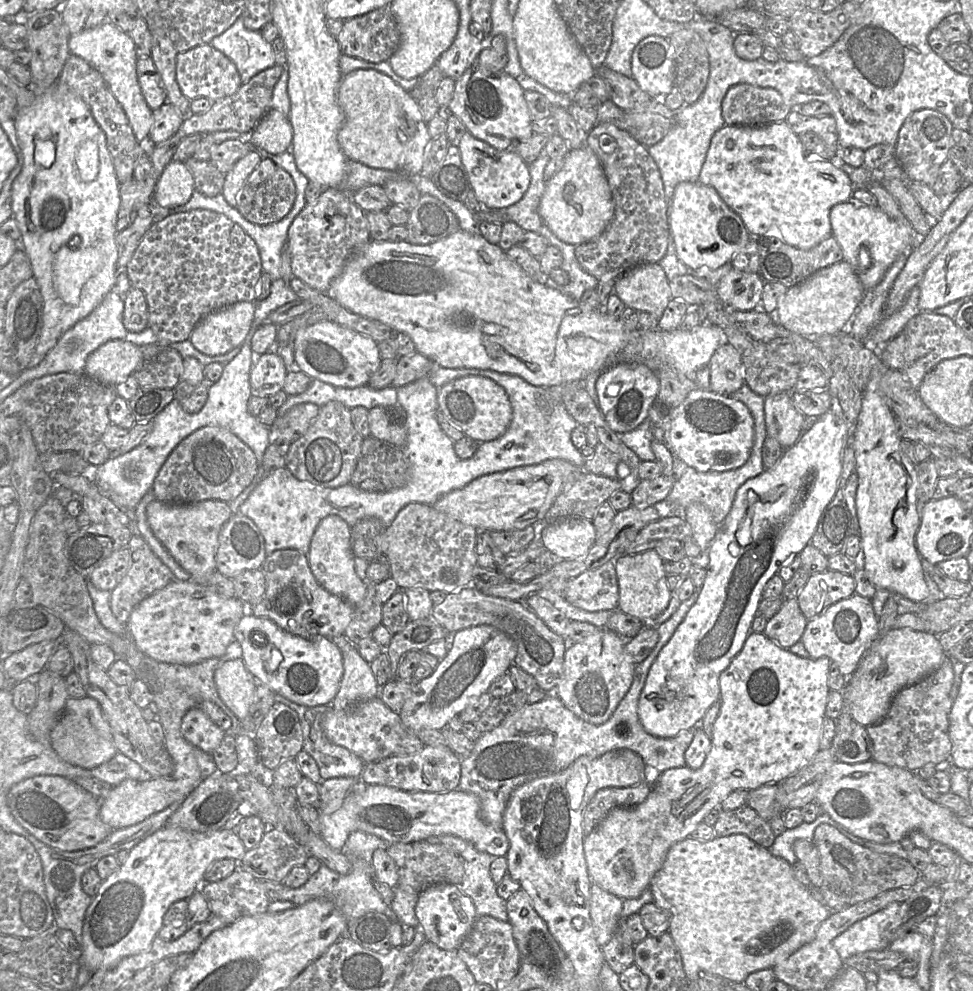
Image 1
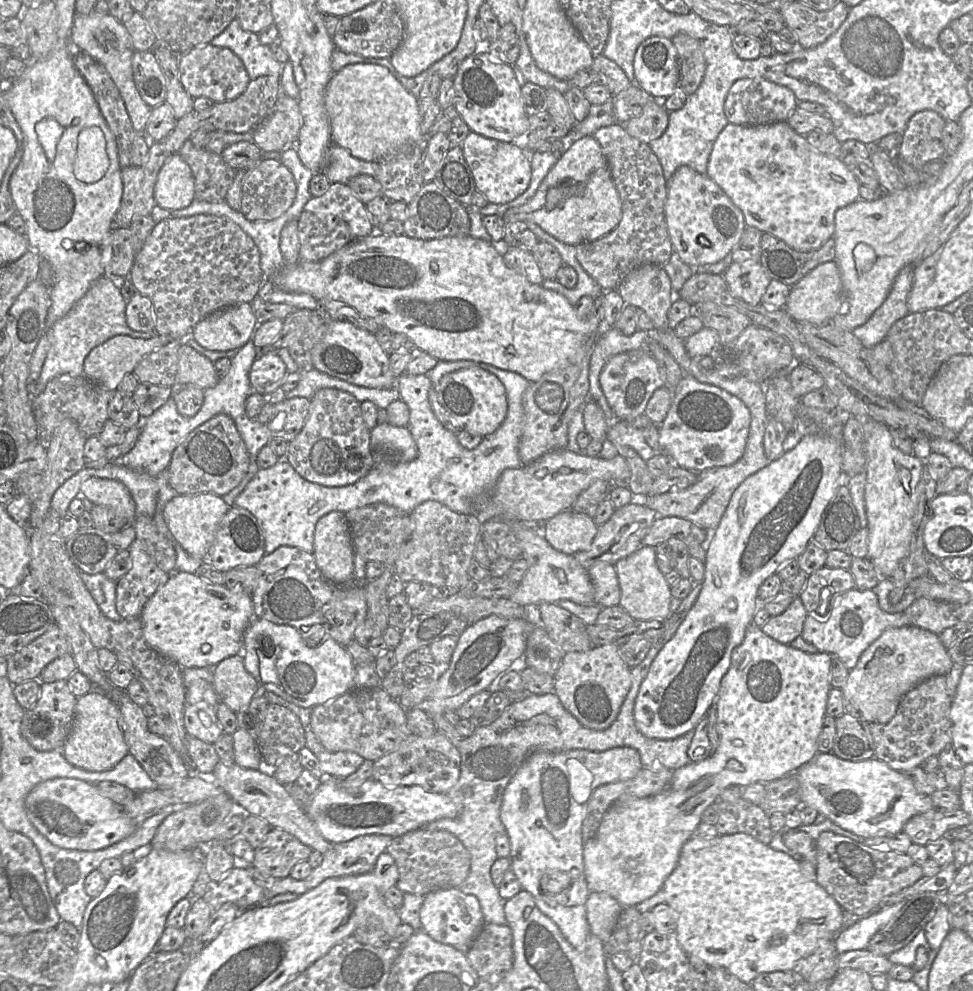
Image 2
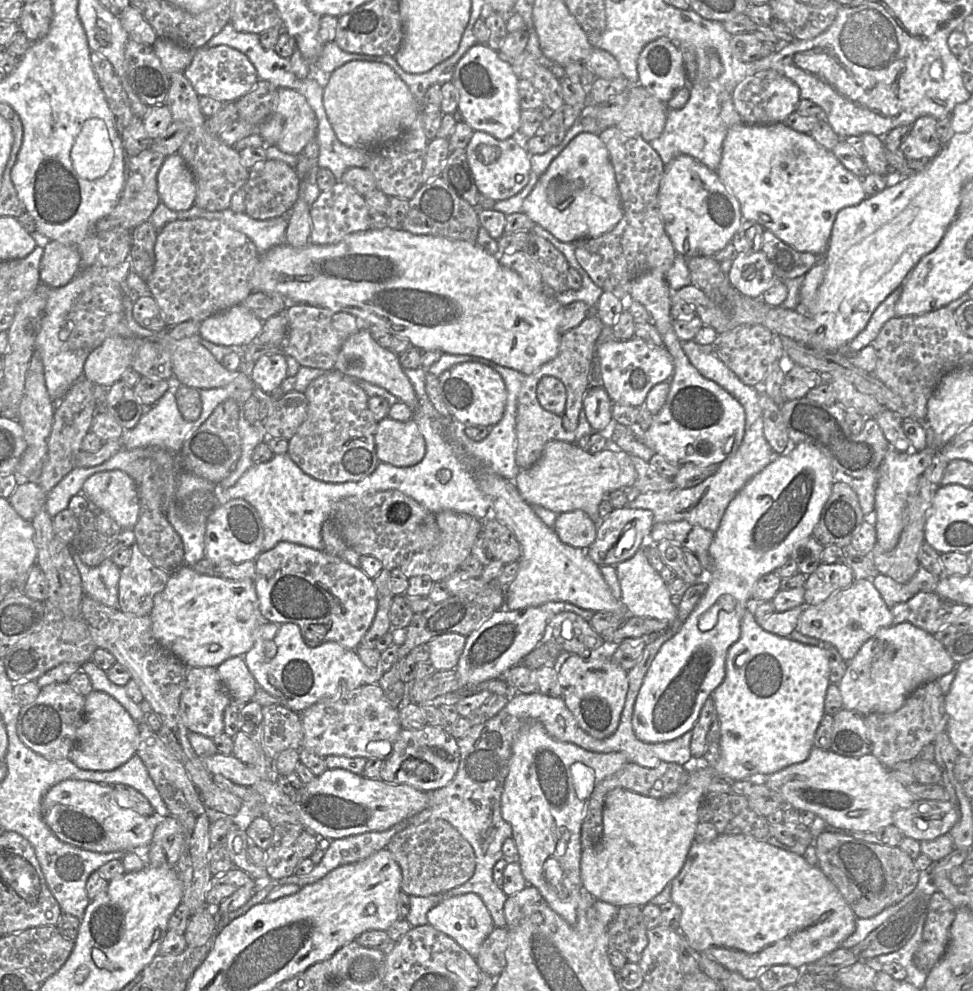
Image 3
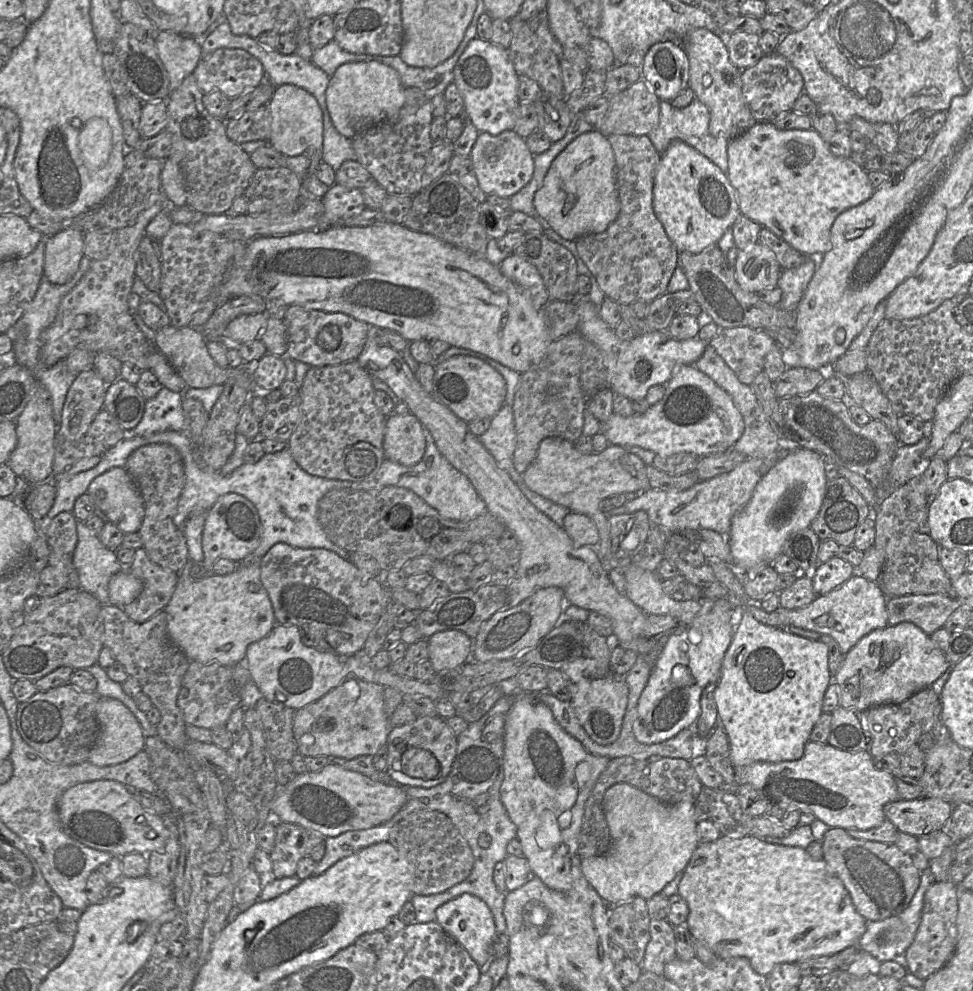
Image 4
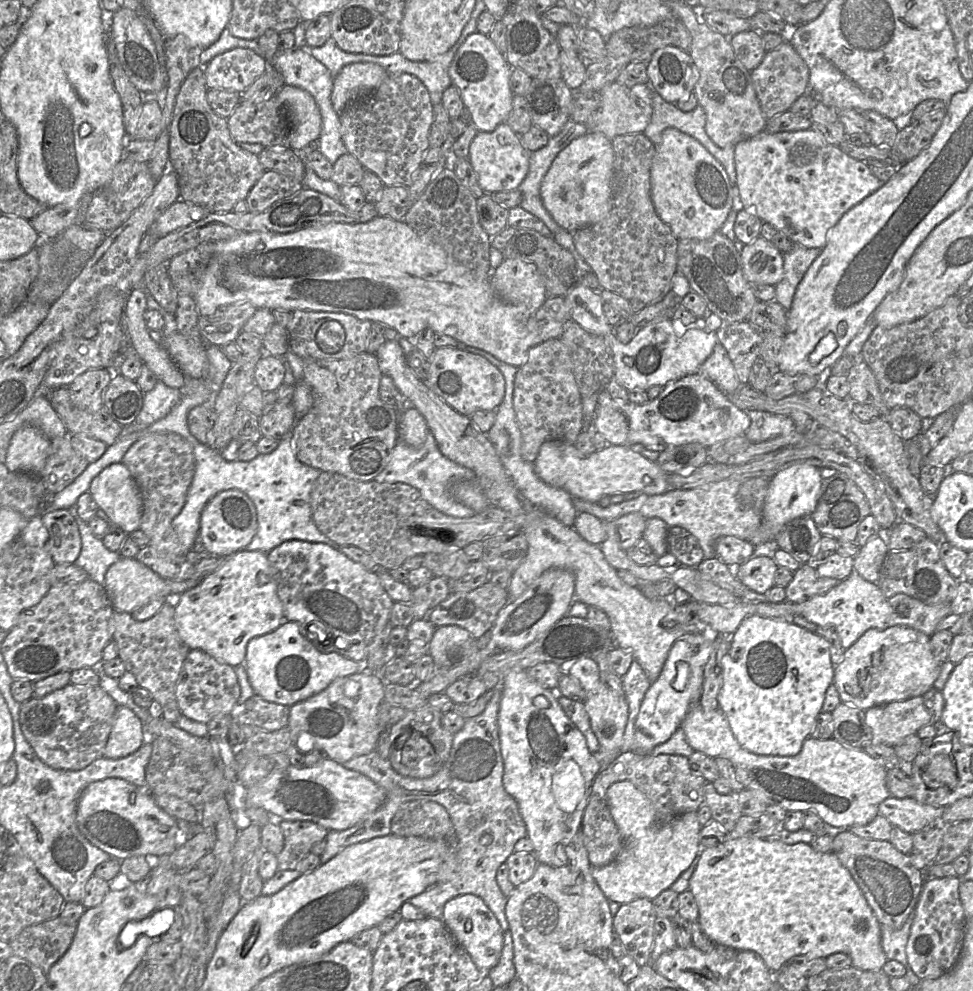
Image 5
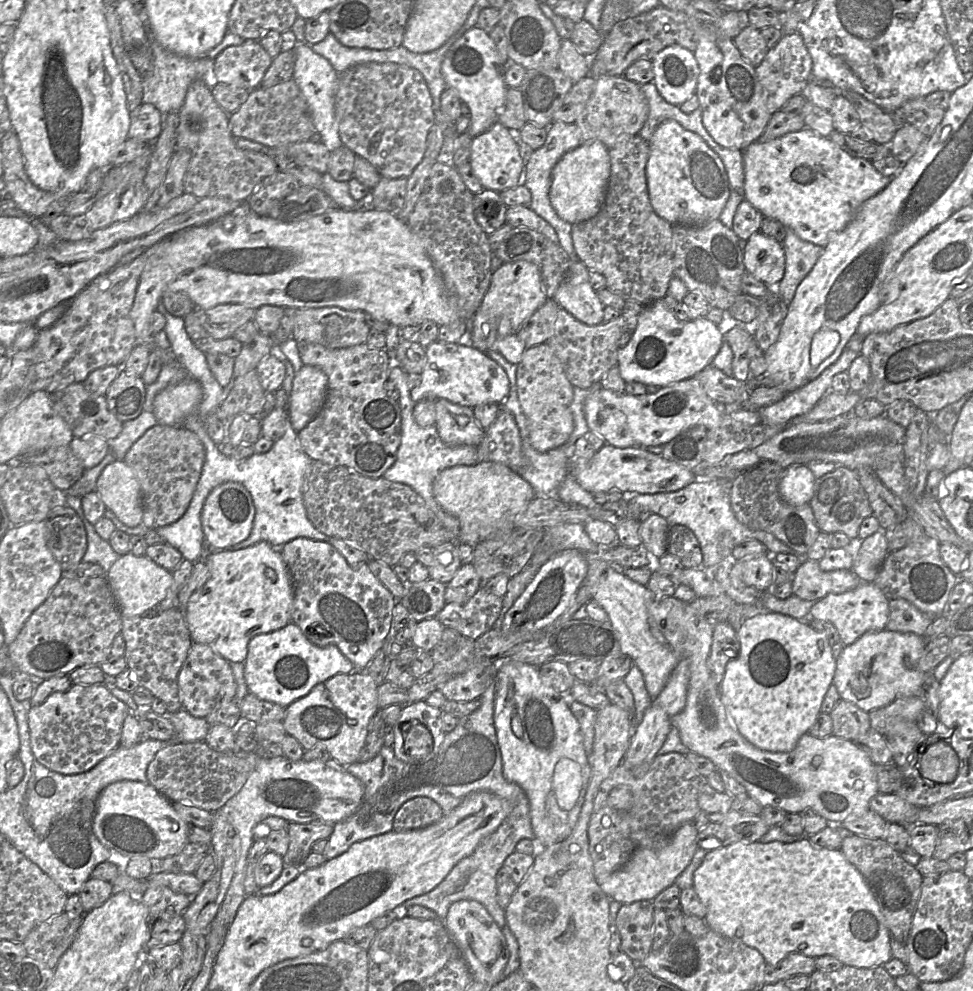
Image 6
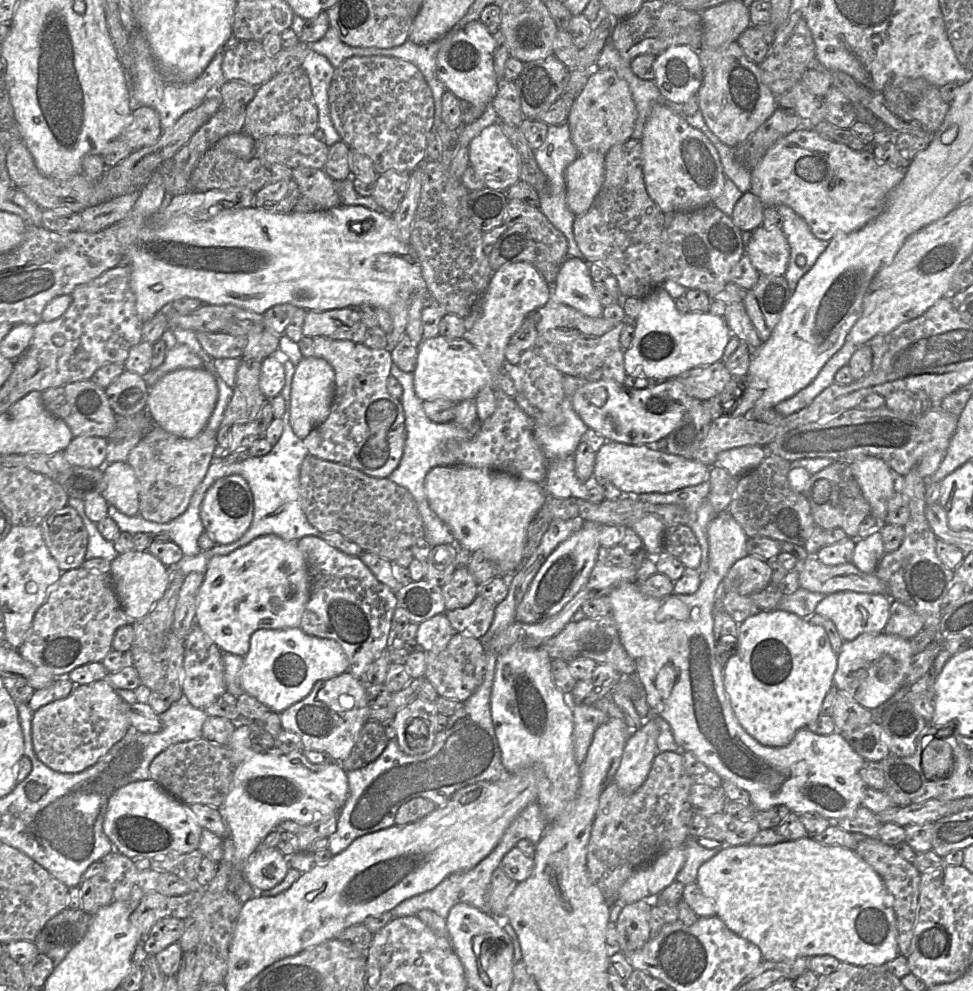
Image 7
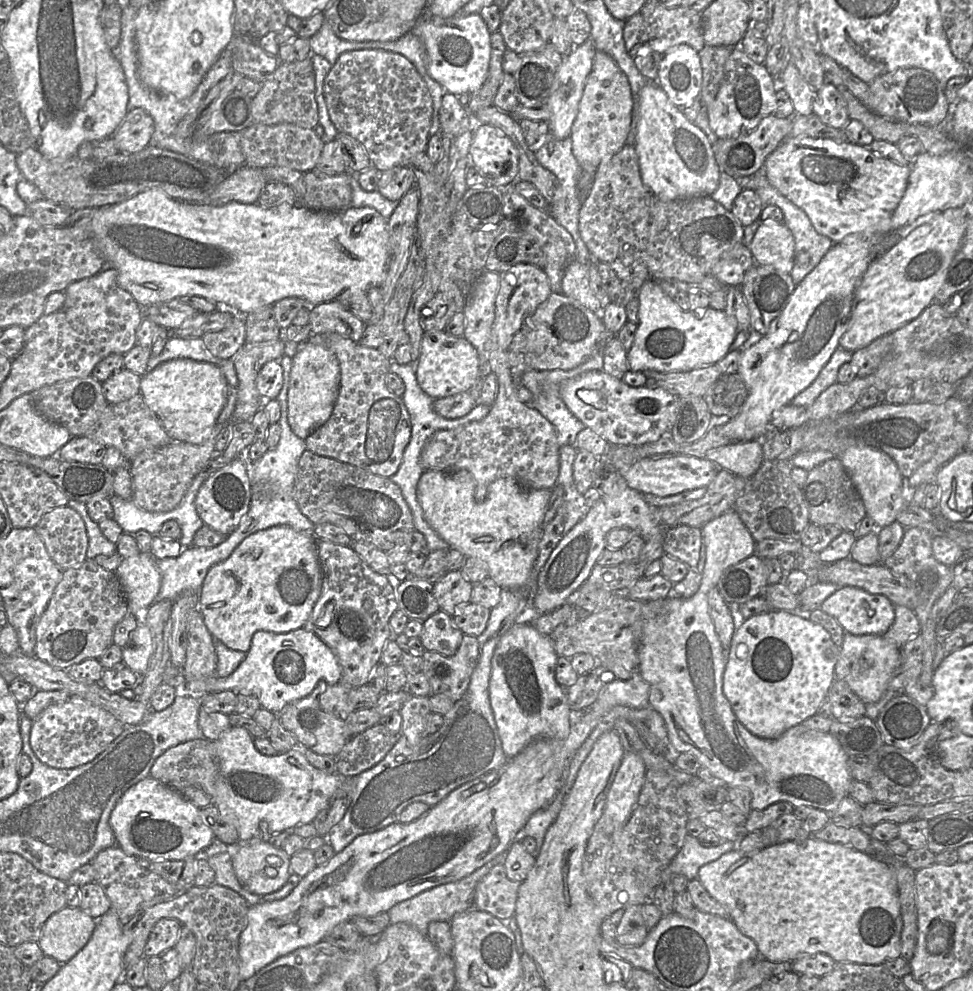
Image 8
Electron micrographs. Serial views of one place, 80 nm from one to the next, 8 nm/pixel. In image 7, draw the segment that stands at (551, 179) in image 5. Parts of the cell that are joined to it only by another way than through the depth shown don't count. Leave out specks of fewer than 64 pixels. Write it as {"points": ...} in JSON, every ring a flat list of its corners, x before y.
{"points":[[587,151,579,153,566,168,566,203,577,216,593,204,605,178,605,153]]}

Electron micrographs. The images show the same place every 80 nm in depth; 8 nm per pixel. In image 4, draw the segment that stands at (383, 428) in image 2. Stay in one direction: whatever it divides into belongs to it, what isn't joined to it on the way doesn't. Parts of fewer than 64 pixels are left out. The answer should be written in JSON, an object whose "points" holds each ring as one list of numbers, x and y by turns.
{"points":[[412,413,387,416,383,439,385,459,413,466,422,459,425,449,423,425]]}

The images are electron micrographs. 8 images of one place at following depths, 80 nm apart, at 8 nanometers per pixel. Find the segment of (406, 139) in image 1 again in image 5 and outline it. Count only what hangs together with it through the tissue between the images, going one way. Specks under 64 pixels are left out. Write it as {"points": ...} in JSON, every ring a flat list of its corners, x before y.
{"points":[[358,62,344,66,334,77,331,103,340,114,360,93,375,89,389,73,380,65]]}

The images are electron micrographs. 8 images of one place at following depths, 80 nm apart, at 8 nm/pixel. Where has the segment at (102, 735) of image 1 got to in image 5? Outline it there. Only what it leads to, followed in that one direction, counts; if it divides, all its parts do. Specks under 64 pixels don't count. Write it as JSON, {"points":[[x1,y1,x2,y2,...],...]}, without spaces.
{"points":[[117,706,102,757,118,759,137,751,148,739,145,725,124,706]]}

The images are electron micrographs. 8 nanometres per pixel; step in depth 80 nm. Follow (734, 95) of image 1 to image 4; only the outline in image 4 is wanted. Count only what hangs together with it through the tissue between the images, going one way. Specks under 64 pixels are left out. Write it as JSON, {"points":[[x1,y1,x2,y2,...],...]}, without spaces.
{"points":[[776,52,763,56,757,64,744,69,741,82,743,98,757,122,773,122,792,111,795,101,804,92,801,73]]}

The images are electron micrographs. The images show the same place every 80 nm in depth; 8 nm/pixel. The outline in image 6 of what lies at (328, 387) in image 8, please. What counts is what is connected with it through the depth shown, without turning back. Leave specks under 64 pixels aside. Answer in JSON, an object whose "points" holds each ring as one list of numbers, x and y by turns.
{"points":[[303,365,295,372,289,396,288,414,292,428,298,433,322,408,328,386,328,378,320,369]]}

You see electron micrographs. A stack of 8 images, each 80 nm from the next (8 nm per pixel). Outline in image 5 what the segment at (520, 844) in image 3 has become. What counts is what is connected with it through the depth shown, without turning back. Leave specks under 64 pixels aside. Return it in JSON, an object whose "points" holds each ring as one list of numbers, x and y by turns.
{"points":[[513,670,507,672,503,677,500,684,500,689,502,691,502,698,500,702,500,708,498,712,498,726,499,726,499,738,500,738,500,748,501,755,504,763,504,774,503,774,503,786,508,794,510,794,517,802,520,814,526,825,527,838,533,843,533,854,537,859,538,863,547,864,554,867,560,867,565,865,567,862,558,861,555,857,555,848,558,844,567,844,576,835,577,832,582,827,582,820,584,815,584,810,587,805,588,797,592,784,601,772,603,766,598,760,598,757,591,753,587,747,586,738,580,732,580,730,573,724,566,713,563,711,562,707,558,702,559,694,556,690,547,689,540,684,538,684,534,679,532,679,527,670]]}

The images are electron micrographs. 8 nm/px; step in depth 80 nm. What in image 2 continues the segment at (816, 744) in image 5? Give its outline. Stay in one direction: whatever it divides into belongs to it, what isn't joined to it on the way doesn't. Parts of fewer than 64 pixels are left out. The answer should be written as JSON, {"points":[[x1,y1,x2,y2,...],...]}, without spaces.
{"points":[[817,753,794,774,800,784,802,806,815,808,836,825,863,837,898,833,910,818,935,808,930,797,918,793,903,773,874,757,852,762,833,753]]}

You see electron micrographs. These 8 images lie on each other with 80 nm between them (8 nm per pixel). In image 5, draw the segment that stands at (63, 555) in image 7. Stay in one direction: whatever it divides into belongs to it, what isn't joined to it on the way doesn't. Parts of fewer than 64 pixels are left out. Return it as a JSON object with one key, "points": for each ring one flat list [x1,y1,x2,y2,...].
{"points":[[68,509,40,514,48,531,48,551,55,564,72,564,81,551,78,525]]}

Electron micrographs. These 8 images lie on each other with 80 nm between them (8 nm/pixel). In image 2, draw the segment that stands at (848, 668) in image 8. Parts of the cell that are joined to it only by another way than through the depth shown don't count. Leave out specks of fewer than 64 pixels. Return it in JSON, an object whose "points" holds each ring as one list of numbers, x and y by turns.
{"points":[[914,626,887,629,862,653,856,666,849,671,842,688,844,712,861,723,888,723,906,693,928,678,947,675,953,664,938,635]]}

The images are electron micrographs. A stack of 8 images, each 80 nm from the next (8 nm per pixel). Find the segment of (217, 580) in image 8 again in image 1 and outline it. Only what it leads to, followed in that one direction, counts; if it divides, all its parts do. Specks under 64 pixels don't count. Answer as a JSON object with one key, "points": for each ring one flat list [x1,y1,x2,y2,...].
{"points":[[175,579,142,600,132,610,125,625,135,646,143,654,159,662,191,665,210,658,224,658,228,646,235,640,234,628,244,615,252,614,247,612,246,605,238,598,223,597,208,585,198,584,192,579]]}

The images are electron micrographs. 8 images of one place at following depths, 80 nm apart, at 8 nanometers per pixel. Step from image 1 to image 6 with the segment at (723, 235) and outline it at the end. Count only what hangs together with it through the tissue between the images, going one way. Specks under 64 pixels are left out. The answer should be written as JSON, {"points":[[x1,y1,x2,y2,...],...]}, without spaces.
{"points":[[665,120,655,130,649,145,646,177,656,214,671,225,694,227,719,219,731,189,721,159,706,142,675,120]]}

